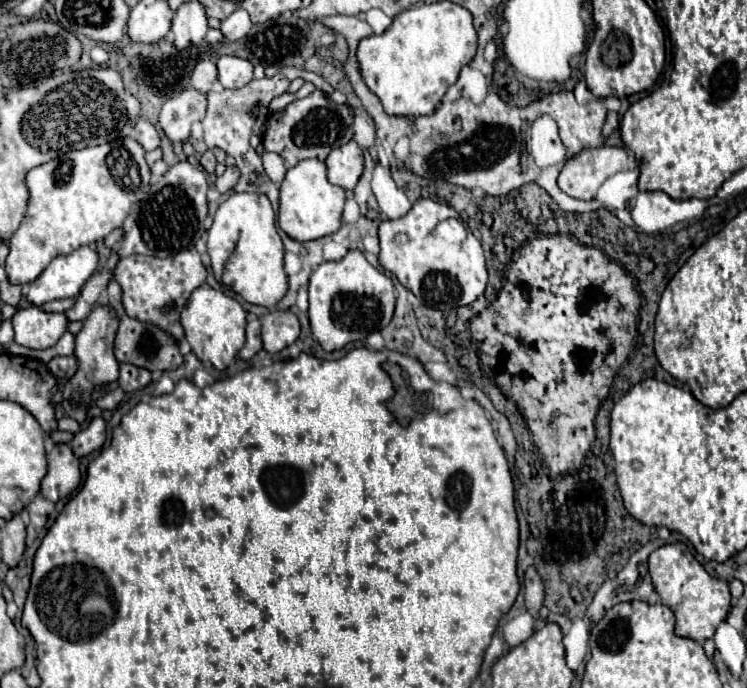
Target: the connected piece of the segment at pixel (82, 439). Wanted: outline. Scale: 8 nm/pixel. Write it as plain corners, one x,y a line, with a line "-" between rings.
95,418
87,430
77,432
71,440
71,448
73,448
73,454
77,458
89,456
91,452
101,450
103,444
105,444
105,422
103,422
103,418

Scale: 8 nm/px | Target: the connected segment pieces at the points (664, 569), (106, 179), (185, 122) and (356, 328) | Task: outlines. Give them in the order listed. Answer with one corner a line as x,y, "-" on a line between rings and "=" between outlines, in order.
681,542
665,544
657,548
655,552
651,552
649,574
653,578
653,586
661,598
661,604
669,606
675,614
675,634
677,636
691,638
695,642
703,642
711,638
717,626
727,618
729,608
731,608
729,584
725,580
709,576
685,544
=
125,136
109,144
73,150
27,172
27,214
9,242
7,274
15,284
33,282
59,254
69,254
85,244
95,244
123,226
135,192
151,182
145,150
137,140
=
189,86
163,104
159,124
163,132
169,136
169,140
185,142
189,138
193,120
201,120
205,116
205,108
207,96
=
349,250
347,256
337,262
321,262
309,278
308,296
311,332
325,352
341,350
349,342
365,340
371,332
383,330
395,310
391,278
373,268
359,250

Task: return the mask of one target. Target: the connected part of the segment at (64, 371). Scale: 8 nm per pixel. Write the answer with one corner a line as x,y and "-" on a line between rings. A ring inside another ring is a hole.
67,356
67,358
51,358
51,362
47,364
49,372
55,376
55,378
71,378
75,374
75,368
77,368
77,362
73,356

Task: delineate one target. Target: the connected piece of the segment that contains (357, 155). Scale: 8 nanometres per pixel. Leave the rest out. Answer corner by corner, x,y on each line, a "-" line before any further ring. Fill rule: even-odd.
351,140
345,146
333,148
325,164
327,164
327,178
331,184
341,186
345,190
353,190
363,172
363,150
355,140

